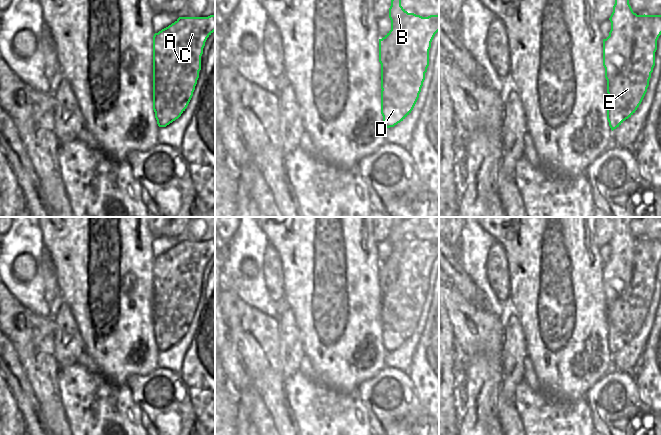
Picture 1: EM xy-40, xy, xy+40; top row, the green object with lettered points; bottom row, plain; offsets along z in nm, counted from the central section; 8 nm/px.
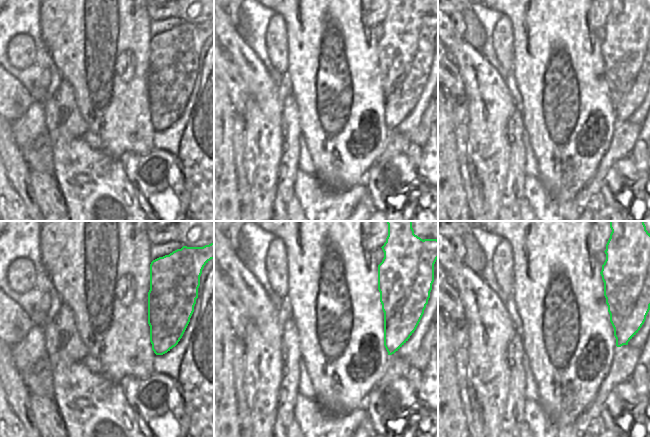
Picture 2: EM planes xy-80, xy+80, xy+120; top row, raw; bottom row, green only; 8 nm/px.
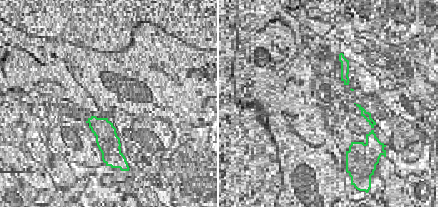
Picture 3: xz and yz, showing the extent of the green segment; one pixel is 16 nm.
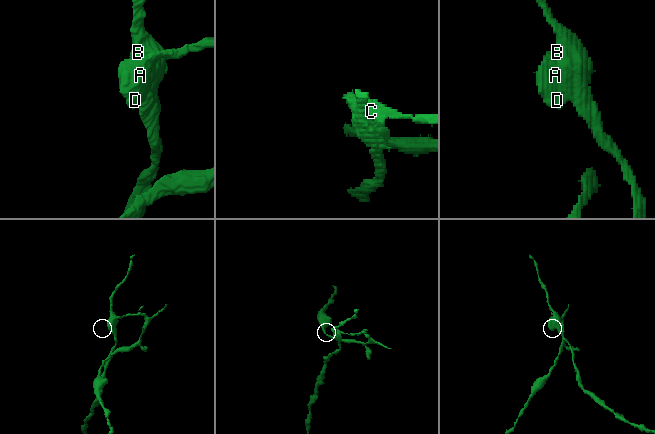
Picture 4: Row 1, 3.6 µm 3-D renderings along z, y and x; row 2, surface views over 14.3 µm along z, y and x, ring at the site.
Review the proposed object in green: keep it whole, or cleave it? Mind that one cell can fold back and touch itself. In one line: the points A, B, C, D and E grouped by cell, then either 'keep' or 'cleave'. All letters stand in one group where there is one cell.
groups A C / B D E; cleave

